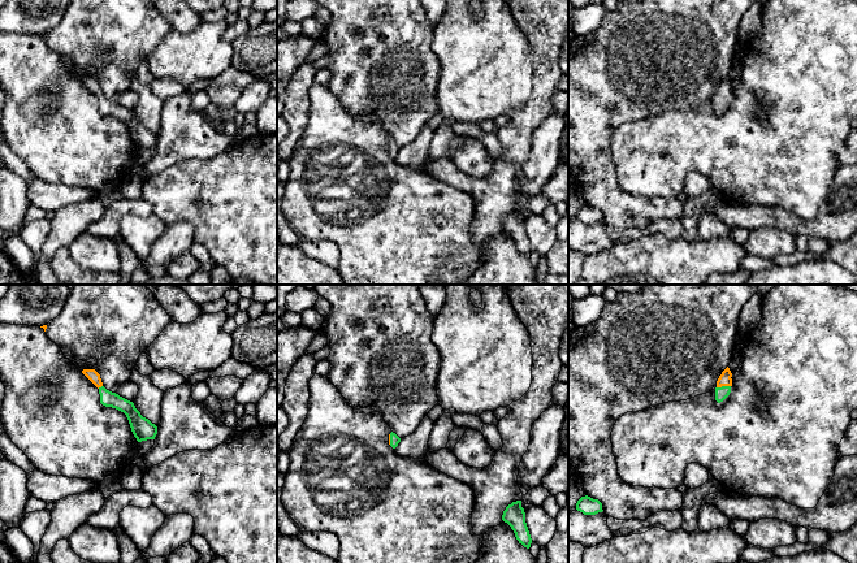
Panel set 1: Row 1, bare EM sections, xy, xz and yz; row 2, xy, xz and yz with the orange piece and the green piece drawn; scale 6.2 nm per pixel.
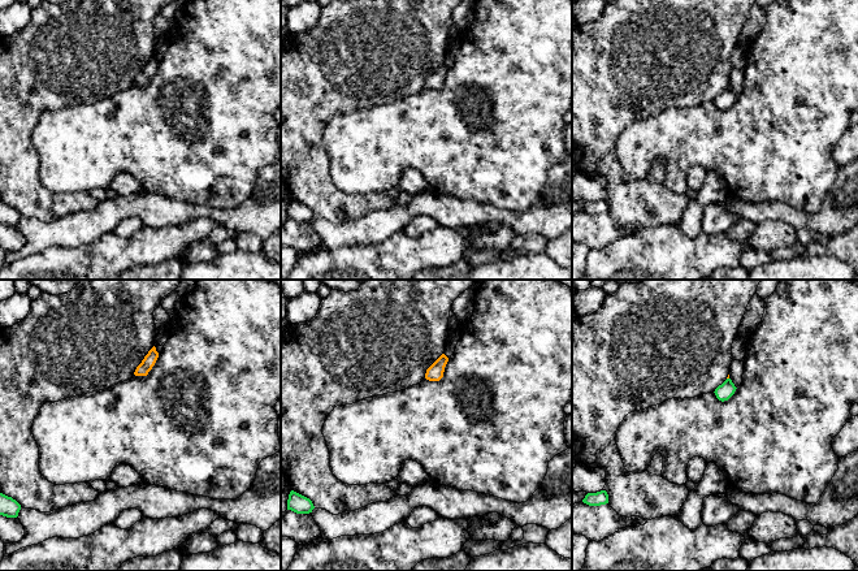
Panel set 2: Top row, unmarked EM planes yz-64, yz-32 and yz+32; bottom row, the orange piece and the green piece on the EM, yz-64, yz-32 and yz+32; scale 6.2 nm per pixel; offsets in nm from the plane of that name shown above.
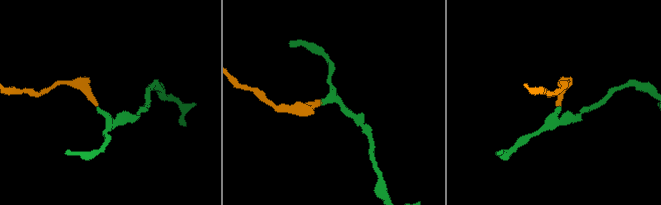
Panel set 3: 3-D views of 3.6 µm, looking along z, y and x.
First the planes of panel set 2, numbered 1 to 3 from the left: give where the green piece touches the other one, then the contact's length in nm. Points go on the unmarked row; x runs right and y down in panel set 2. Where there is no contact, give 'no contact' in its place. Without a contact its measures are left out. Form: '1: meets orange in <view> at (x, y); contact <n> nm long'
1: no contact
2: no contact
3: no contact

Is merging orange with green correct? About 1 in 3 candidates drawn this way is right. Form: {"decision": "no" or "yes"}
{"decision": "yes"}

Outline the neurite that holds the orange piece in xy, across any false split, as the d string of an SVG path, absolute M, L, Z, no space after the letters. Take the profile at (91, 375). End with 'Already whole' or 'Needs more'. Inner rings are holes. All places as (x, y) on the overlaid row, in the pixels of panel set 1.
M83 369L82 373L99 389L100 403L103 406L116 408L126 415L131 432L138 442L155 439L157 426L143 417L133 402L107 390L103 386L100 374L95 369Z. Needs more

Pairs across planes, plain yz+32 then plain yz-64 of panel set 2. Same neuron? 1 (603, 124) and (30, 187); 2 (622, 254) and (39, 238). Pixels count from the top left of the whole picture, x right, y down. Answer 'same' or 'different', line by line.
1: same
2: different

